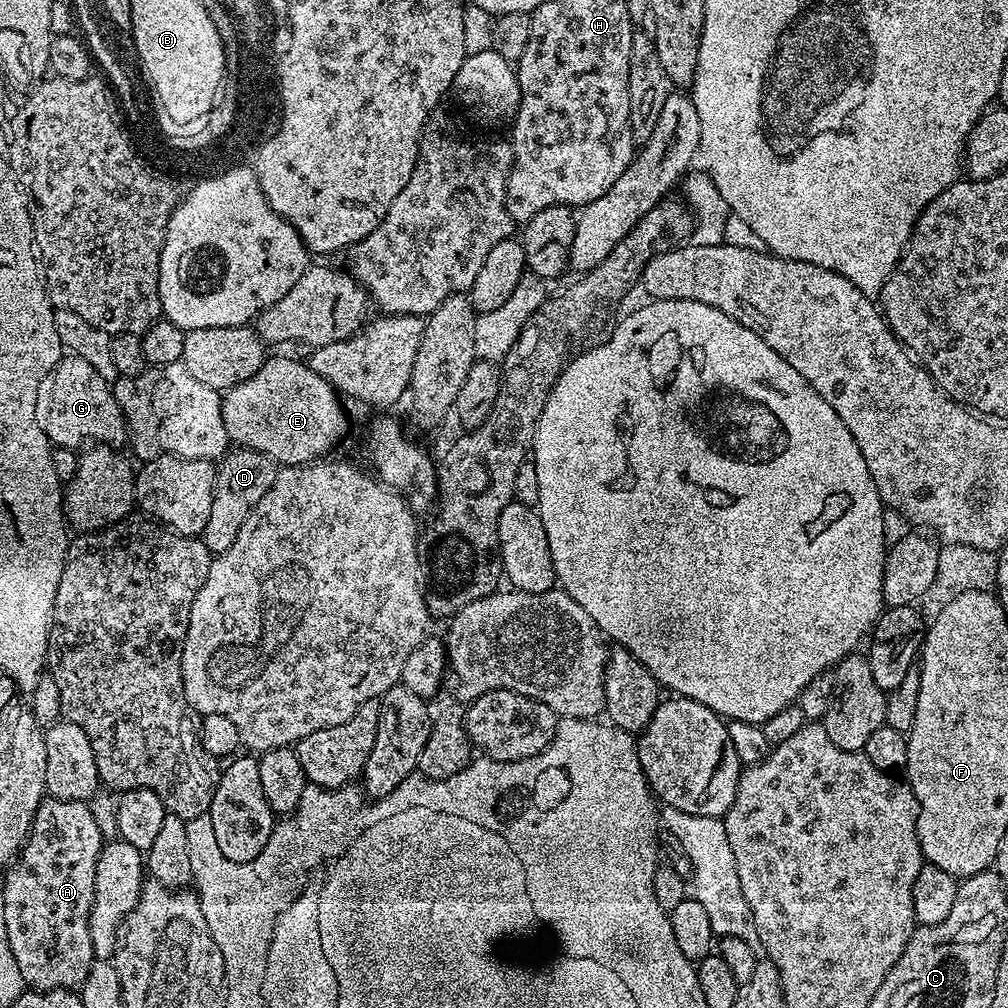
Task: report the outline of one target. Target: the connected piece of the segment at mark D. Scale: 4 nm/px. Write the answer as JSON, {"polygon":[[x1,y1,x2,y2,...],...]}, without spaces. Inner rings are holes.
{"polygon":[[237,447,219,461,216,469,214,502,210,502,210,518,202,533,204,545,208,547,209,552,219,554,230,548,234,538,238,538,238,530,242,522,246,522,250,510,254,510,254,506,262,502,266,490,274,486,277,471,278,465,275,460,249,448]]}

